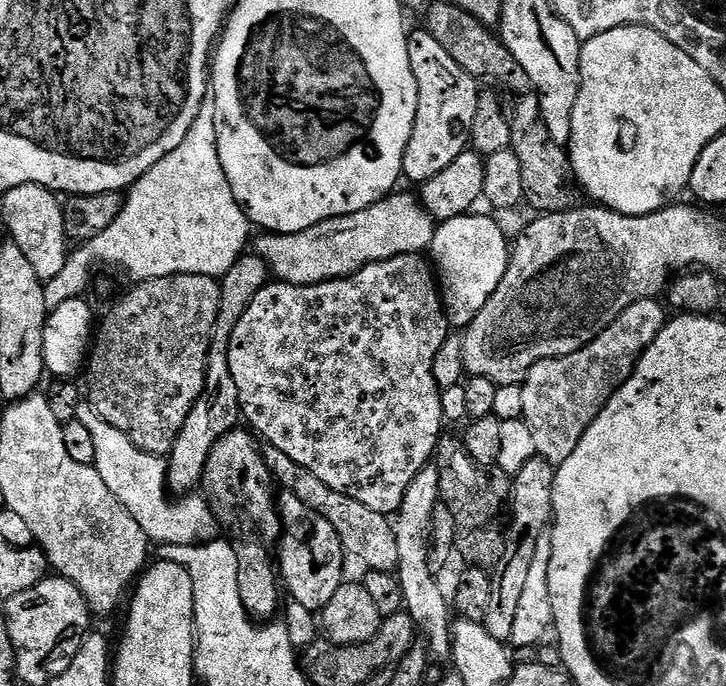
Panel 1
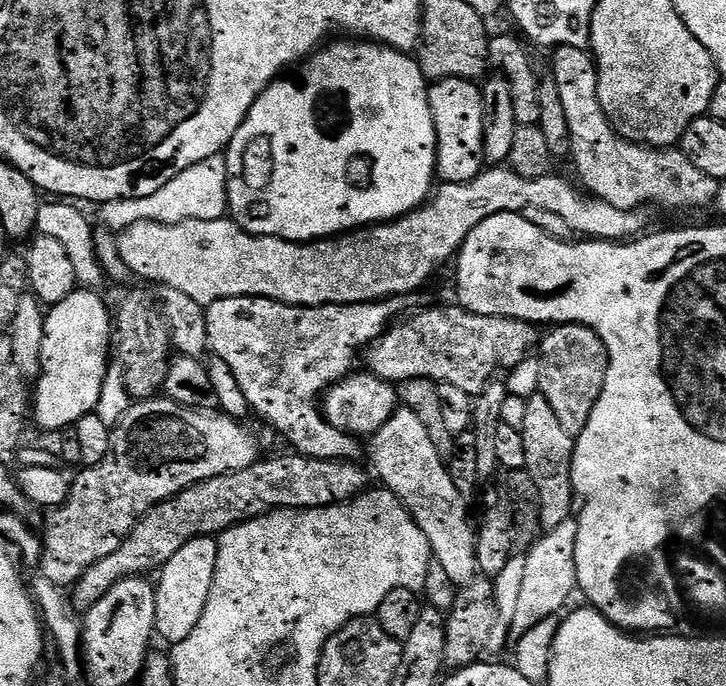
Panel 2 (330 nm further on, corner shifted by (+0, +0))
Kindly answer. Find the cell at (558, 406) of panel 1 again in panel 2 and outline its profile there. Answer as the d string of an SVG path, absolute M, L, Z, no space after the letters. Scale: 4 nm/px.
M561 324L551 331L538 344L540 392L550 402L566 430L579 434L594 410L596 399L600 397L608 373L608 351L600 335L585 324Z

